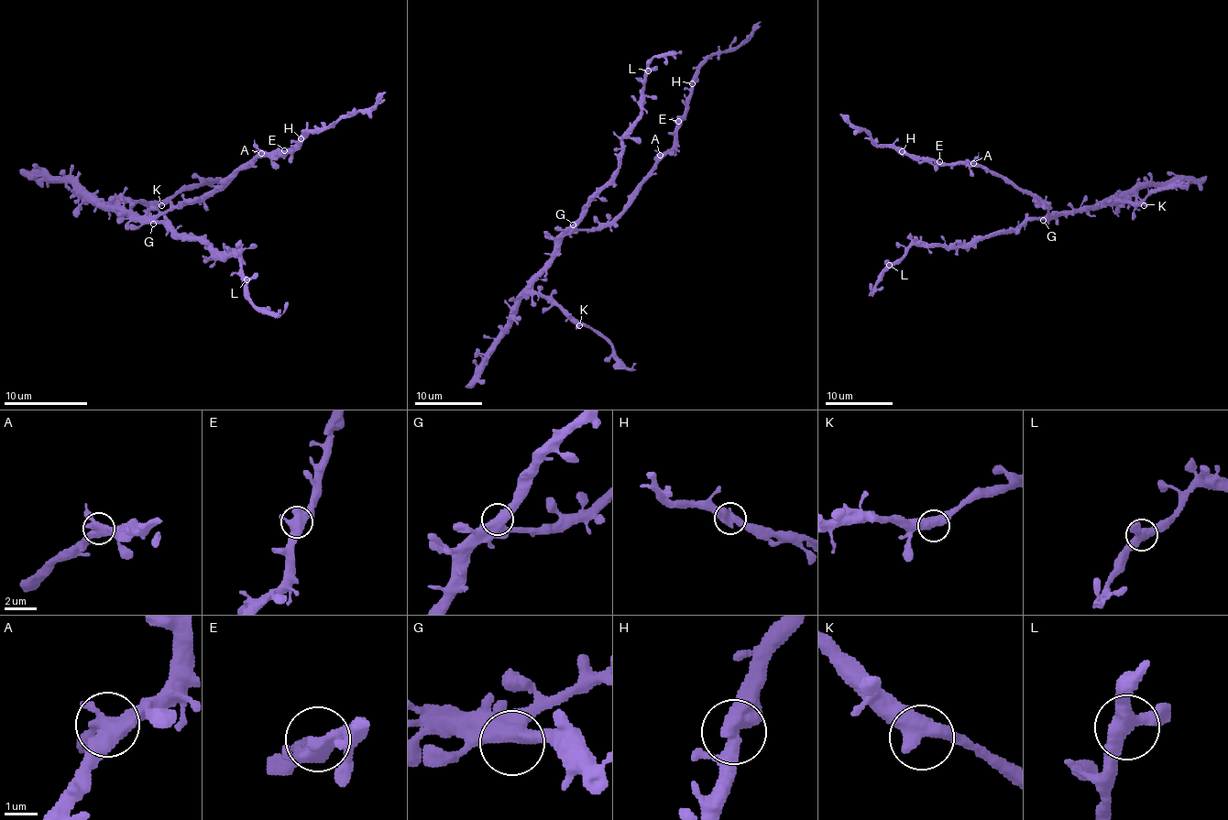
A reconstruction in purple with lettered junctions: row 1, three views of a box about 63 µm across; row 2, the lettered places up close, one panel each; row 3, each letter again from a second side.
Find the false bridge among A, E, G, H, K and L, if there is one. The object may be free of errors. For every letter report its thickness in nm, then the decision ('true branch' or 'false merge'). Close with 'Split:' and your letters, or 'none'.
A: calibre 440 nm; true branch
E: calibre 440 nm; true branch
G: calibre 550 nm; true branch
H: calibre 440 nm; true branch
K: calibre 550 nm; true branch
L: calibre 440 nm; true branch
Split: none

